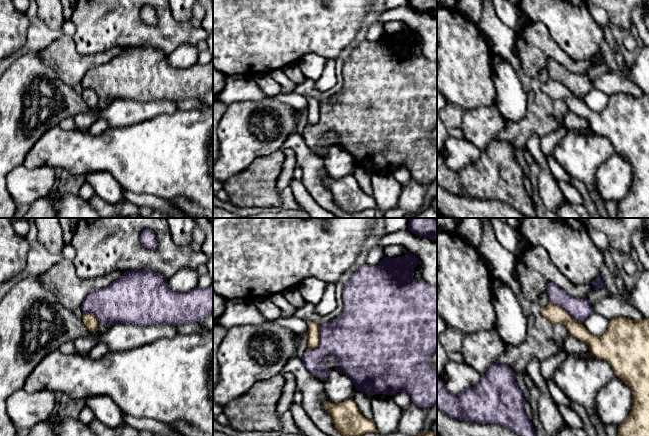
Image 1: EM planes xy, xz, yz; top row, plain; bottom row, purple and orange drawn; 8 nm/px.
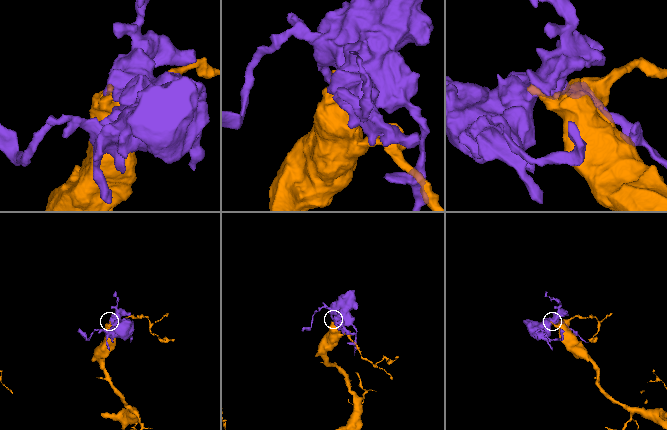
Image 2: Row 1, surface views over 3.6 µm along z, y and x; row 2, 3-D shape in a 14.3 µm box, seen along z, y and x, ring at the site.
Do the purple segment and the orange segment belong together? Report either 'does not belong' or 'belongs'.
does not belong

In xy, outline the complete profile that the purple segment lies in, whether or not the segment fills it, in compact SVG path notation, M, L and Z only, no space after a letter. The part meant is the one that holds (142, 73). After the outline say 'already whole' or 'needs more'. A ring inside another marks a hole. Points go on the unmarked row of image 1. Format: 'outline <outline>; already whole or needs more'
outline M150 44L126 47L107 63L89 69L81 85L93 90L98 99L133 100L139 102L174 102L201 98L213 89L213 59L205 65L196 63L189 68L174 68L169 65L167 54Z; already whole

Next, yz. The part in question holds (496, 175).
outline M493 140L480 158L460 170L450 169L442 157L437 156L437 185L459 197L472 197L481 200L501 201L528 218L536 218L532 198L524 183L525 176L515 156L515 148L506 141Z; already whole

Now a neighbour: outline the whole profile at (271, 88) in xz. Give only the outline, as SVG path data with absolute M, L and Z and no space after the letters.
M269 72L254 74L251 78L267 97L276 98L281 93L281 86L271 77Z

